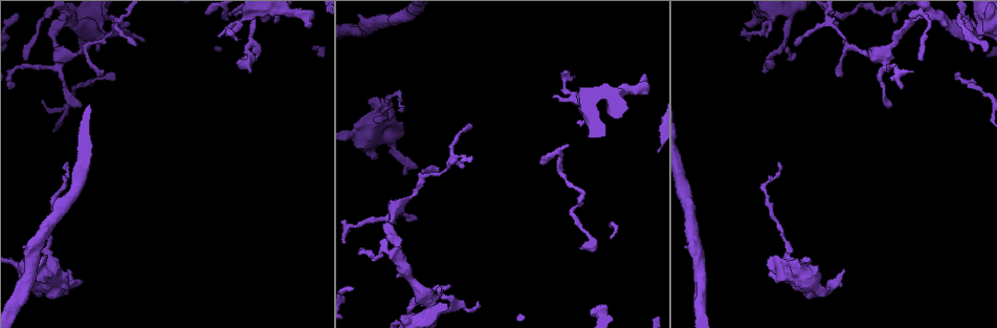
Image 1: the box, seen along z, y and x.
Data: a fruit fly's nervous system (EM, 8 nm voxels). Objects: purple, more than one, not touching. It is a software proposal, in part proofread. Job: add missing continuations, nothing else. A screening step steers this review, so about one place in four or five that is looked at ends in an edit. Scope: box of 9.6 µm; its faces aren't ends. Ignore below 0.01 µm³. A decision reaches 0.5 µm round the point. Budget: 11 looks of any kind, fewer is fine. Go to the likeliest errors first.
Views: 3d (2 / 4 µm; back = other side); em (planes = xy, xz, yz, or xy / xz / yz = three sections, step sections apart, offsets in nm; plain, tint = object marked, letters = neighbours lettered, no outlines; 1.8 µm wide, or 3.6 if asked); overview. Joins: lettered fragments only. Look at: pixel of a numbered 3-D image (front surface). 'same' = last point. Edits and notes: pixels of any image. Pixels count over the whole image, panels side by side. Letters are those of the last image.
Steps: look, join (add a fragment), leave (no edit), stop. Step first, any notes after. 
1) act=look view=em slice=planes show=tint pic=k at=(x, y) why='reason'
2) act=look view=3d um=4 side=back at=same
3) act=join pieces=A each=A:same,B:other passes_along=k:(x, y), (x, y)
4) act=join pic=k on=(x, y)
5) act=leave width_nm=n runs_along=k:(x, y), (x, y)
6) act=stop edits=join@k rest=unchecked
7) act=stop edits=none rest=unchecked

act=look view=em slice=yz step=8 show=letters pic=1 at=(600, 309) why='thick end'

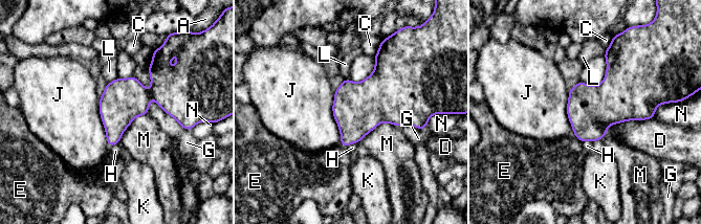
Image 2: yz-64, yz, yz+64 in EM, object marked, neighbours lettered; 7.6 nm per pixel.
act=look view=em slice=planes show=letters at=same

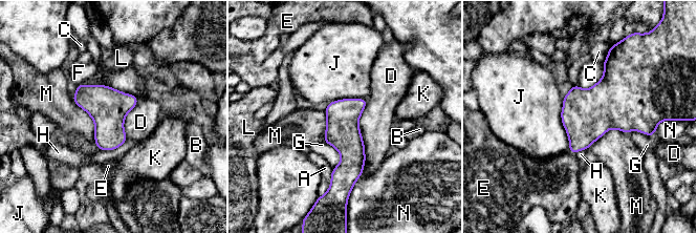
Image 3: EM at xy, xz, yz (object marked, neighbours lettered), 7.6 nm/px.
act=leave each=A:other,B:other,C:other,D:other,E:other,F:other,G:other,H:other,J:other,K:other,L:other,M:other,N:other border=3:(367, 99), (358, 122), (362, 173) found='none of them fits'

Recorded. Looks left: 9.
act=look view=em slice=xz step=4 show=letters pic=1 at=(828, 291) why='free end'

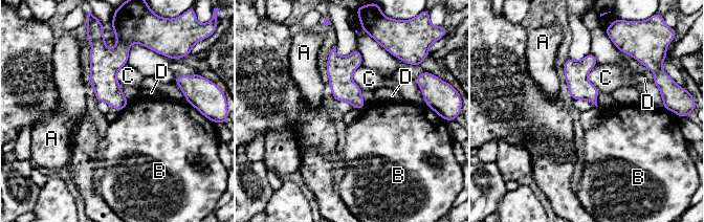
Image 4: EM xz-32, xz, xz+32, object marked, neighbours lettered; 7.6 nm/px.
act=leave longest_contact=C:220nm each=A:other,B:other,C:other,D:other border=4:(129, 101), (120, 111) found='no lettered fragment goes on from it'

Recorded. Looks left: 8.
act=look view=em slice=yz step=4 show=tint pic=1 at=(251, 70) why='thin end'

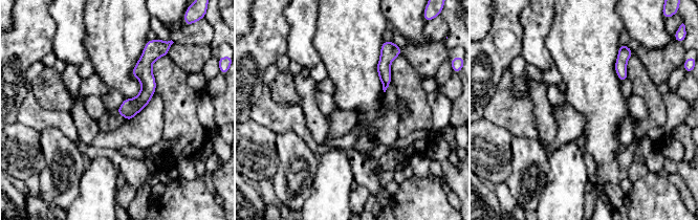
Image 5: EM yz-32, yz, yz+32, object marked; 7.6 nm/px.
act=look view=em slice=yz step=4 show=letters at=same why='see the neighbours'

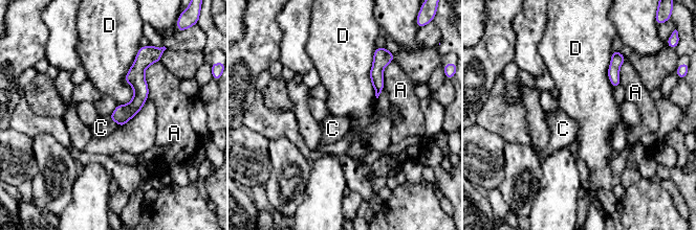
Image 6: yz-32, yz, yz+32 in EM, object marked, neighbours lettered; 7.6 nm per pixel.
act=leave each=A:other,C:other,D:other found='none of them fits'

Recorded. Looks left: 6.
act=look view=3d um=4 pic=1 at=(746, 23) why='an open end'

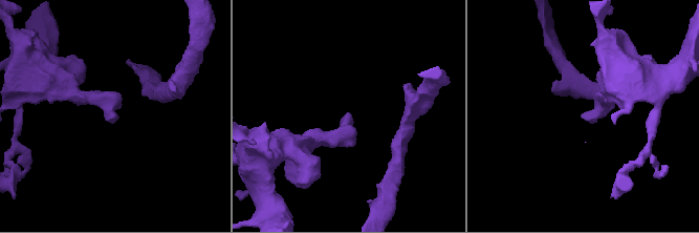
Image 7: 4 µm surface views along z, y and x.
act=look view=em slice=yz step=4 show=letters pic=7 at=(111, 118) why='now the EM'

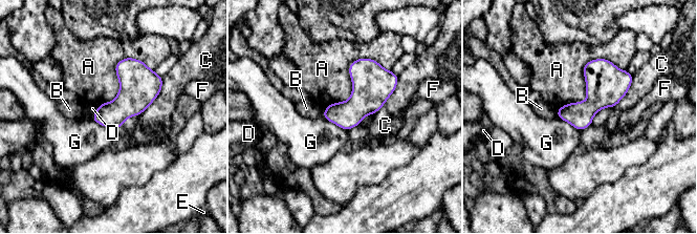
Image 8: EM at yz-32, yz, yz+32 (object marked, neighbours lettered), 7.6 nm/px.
act=look view=em slice=planes show=letters at=same why='another direction'

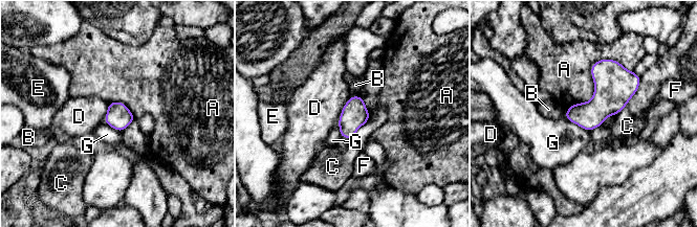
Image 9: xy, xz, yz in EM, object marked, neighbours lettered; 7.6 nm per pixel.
act=leave width_nm=190 each=A:other,B:other,C:other,D:other,E:other,F:other,G:other found='none of them fits'

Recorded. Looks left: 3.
act=look view=3d um=2 pic=1 at=(45, 246) why='calibre changes'

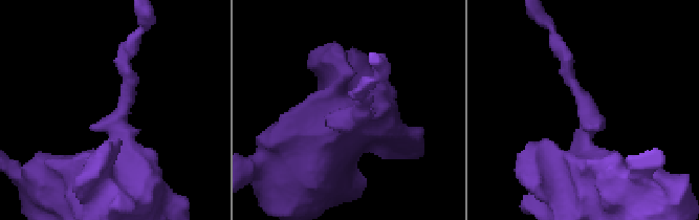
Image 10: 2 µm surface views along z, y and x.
act=look view=em slice=yz step=8 show=plain pic=10 at=(355, 115) why='shape alone is not enough'

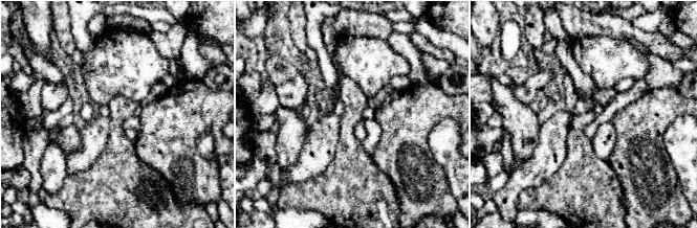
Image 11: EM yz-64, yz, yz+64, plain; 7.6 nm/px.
act=look view=em slice=yz step=8 show=letters at=same why='see the neighbours'

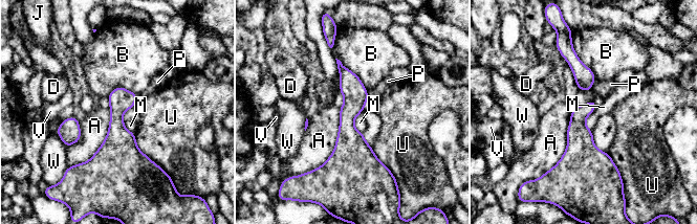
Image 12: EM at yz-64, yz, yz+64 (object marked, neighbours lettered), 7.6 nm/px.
act=leave each=A:other,B:other,D:other,J:other,M:other,P:other,U:other,V:other,W:other found='none of them fits'

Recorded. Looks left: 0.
act=stop edits=none rest=unchecked

